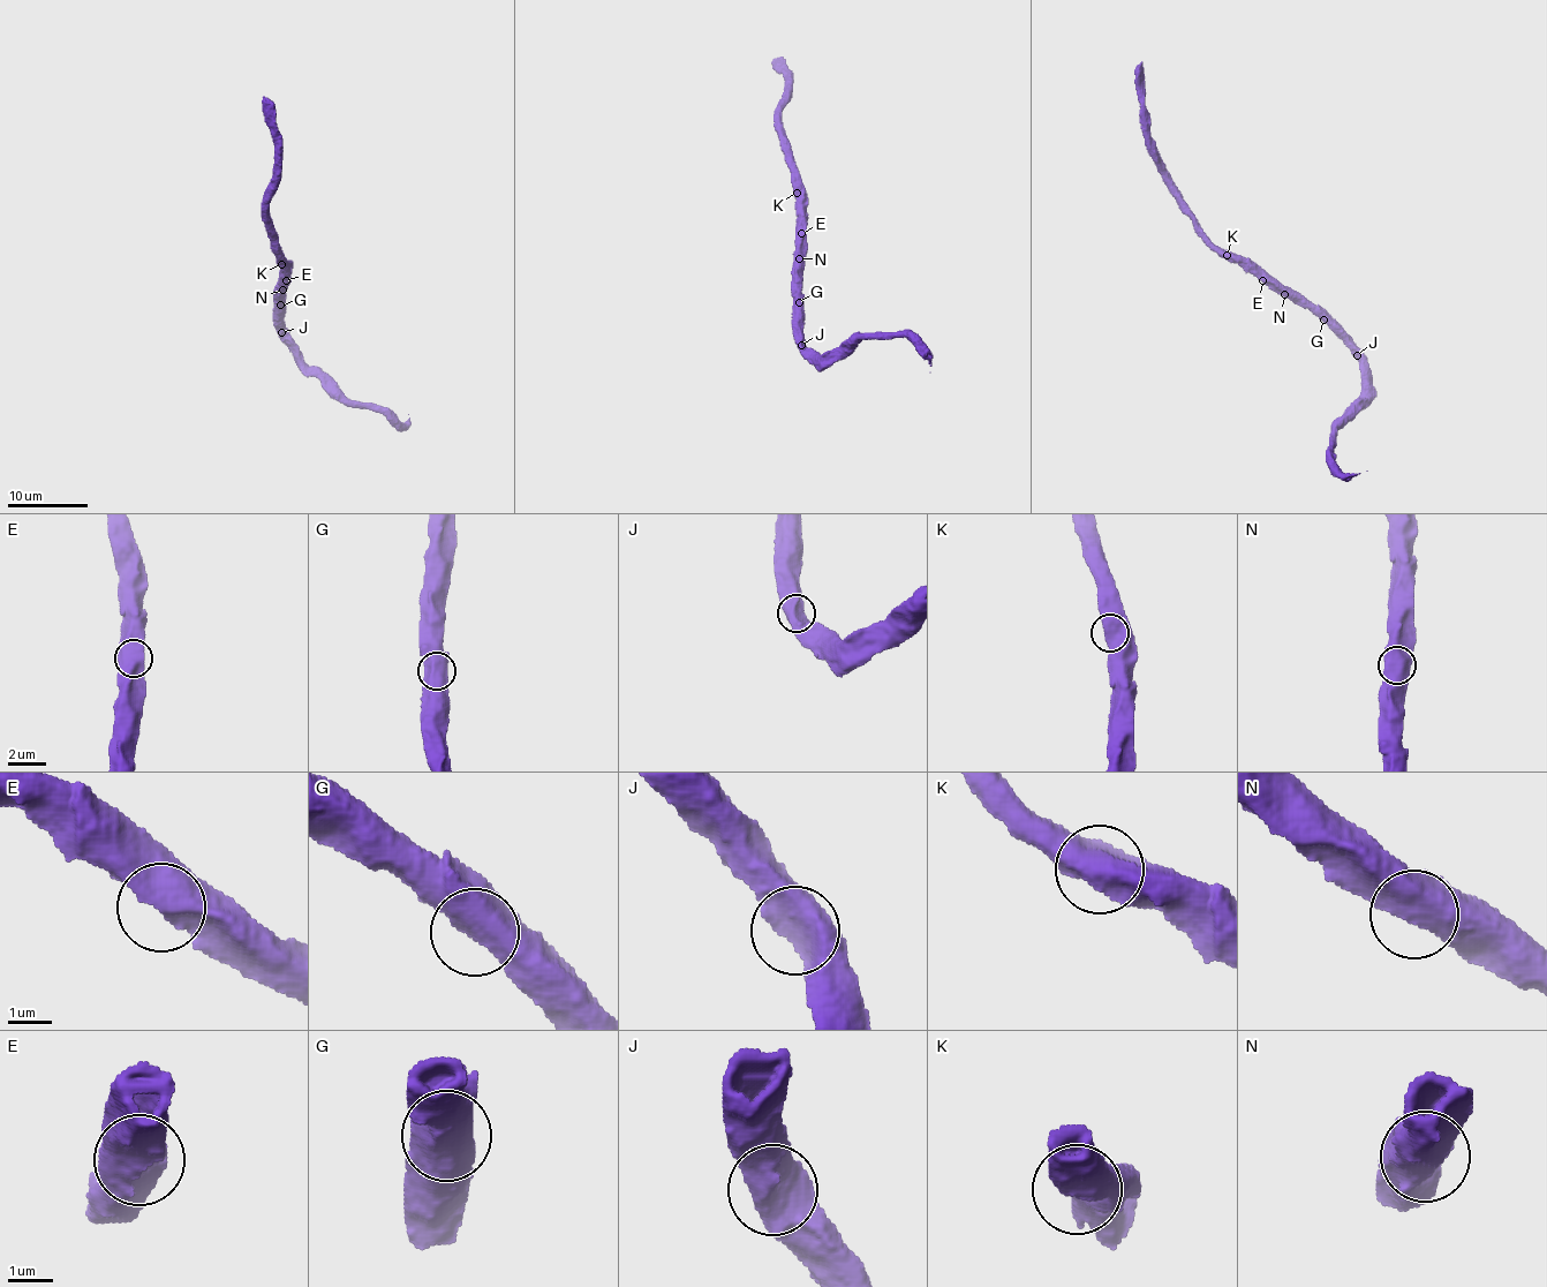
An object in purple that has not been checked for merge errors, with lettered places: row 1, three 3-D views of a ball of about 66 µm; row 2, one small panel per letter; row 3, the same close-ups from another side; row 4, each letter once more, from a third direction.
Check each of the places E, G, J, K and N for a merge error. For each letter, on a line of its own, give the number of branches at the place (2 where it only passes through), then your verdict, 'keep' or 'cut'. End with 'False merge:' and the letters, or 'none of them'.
E: 1 branches meet; keep
G: 2 branches meet; keep
J: 2 branches meet; keep
K: 2 branches meet; keep
N: 1 branches meet; keep
False merge: none of them

